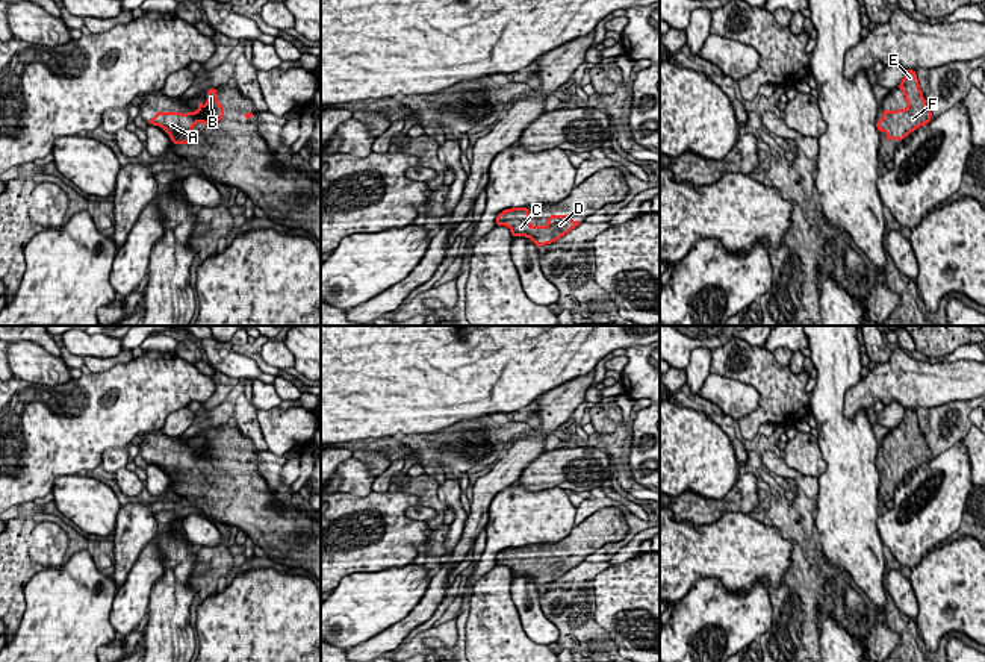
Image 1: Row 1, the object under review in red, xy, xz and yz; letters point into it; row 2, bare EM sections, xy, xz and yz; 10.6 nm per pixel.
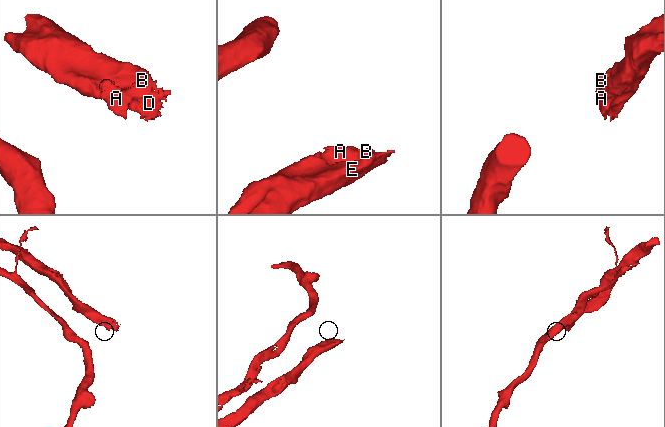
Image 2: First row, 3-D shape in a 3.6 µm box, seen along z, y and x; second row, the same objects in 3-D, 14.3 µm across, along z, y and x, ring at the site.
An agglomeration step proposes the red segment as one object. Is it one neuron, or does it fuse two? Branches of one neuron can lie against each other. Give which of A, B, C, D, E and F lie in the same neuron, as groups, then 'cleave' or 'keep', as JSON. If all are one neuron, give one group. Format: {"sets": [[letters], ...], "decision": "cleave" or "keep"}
{"sets": [["A", "B", "C", "D", "E", "F"]], "decision": "keep"}

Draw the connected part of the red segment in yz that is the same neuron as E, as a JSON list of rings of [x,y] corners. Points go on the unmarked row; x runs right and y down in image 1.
[[[905,409],[899,429],[905,433],[908,447],[882,451],[882,459],[876,461],[876,467],[888,473],[885,479],[903,480],[912,470],[932,459],[914,409]]]

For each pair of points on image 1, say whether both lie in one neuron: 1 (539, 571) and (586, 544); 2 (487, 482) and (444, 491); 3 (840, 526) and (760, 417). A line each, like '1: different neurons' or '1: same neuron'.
1: same neuron
2: different neurons
3: different neurons

